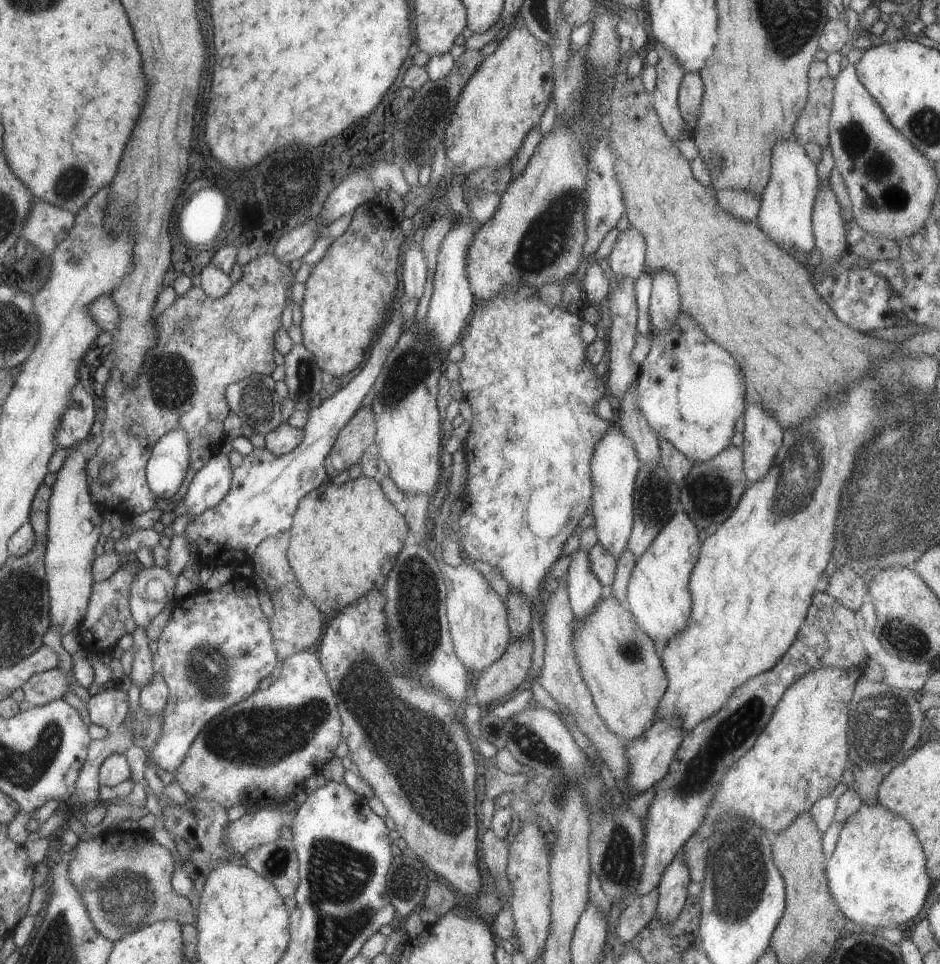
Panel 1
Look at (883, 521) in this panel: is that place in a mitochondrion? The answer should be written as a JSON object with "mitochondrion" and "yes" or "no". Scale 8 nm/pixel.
{"mitochondrion":"yes"}

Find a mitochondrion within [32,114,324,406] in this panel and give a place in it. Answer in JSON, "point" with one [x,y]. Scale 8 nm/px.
{"point":[67,186]}

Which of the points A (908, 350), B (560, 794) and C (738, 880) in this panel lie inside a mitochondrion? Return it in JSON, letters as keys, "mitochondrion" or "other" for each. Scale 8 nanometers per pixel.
{"A":"mitochondrion","B":"mitochondrion","C":"mitochondrion"}

